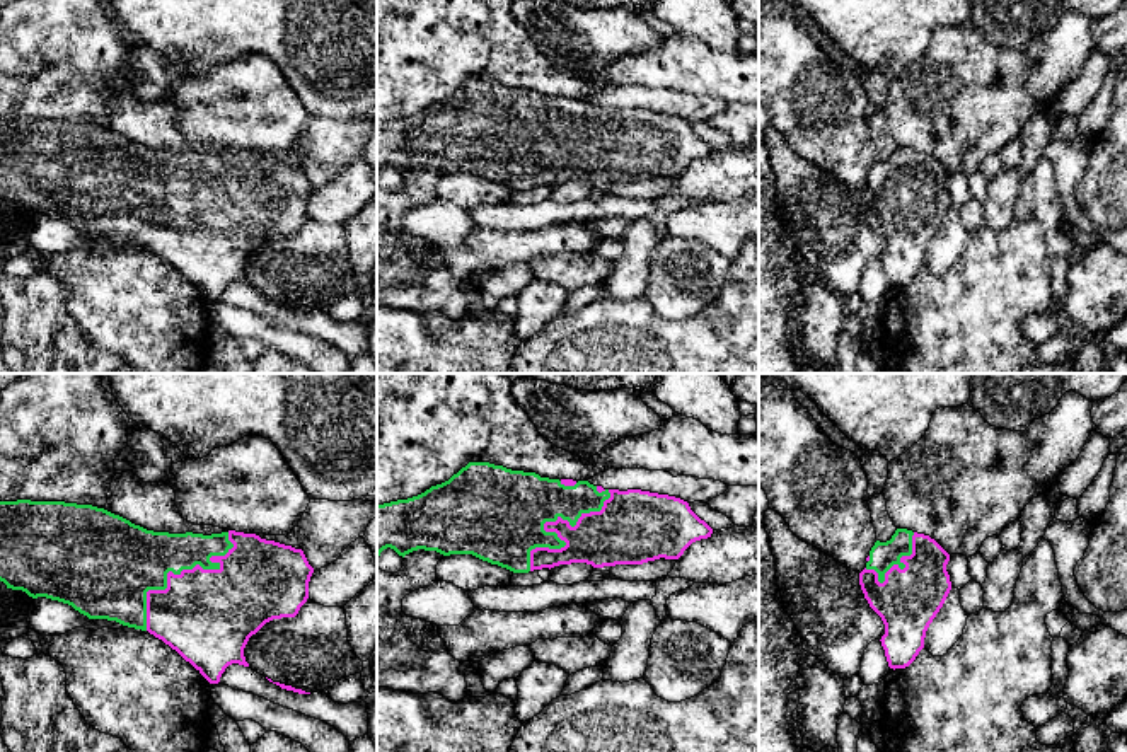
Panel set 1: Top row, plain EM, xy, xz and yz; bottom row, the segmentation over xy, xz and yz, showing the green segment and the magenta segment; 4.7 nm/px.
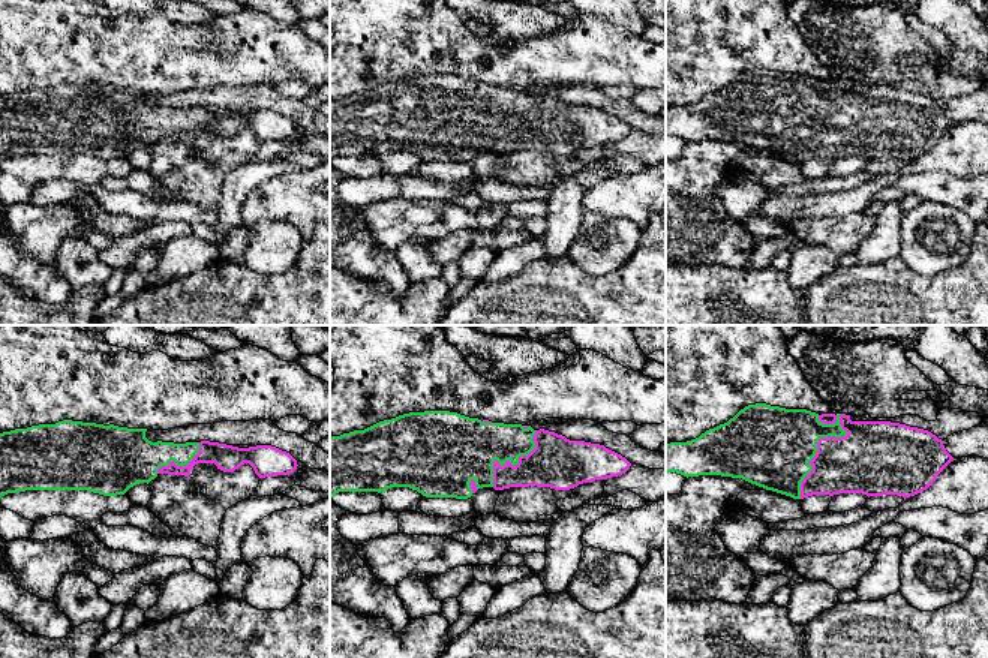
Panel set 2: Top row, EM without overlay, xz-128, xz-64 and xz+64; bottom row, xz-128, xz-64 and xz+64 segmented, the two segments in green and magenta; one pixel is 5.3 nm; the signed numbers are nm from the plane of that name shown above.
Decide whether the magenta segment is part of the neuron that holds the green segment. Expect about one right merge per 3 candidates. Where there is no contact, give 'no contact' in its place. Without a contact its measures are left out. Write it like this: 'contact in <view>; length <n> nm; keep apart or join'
contact in xz; length 550 nm; join

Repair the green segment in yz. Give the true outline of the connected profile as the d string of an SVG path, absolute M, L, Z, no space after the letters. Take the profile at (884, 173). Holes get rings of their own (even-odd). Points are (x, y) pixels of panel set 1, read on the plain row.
M897 147L890 159L875 160L866 179L859 203L885 242L880 259L888 285L905 286L951 208L950 172L929 153Z

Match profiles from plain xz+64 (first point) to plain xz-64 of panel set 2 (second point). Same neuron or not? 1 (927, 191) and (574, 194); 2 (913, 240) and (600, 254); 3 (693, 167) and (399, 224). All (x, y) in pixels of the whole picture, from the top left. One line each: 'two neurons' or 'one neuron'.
1: two neurons
2: one neuron
3: two neurons

